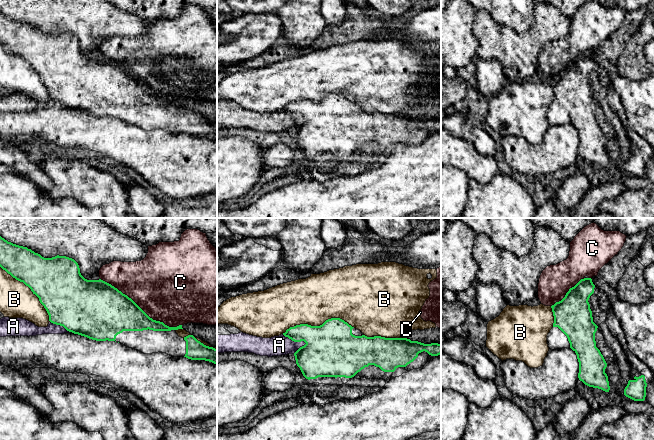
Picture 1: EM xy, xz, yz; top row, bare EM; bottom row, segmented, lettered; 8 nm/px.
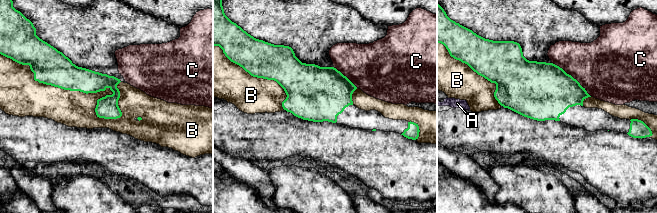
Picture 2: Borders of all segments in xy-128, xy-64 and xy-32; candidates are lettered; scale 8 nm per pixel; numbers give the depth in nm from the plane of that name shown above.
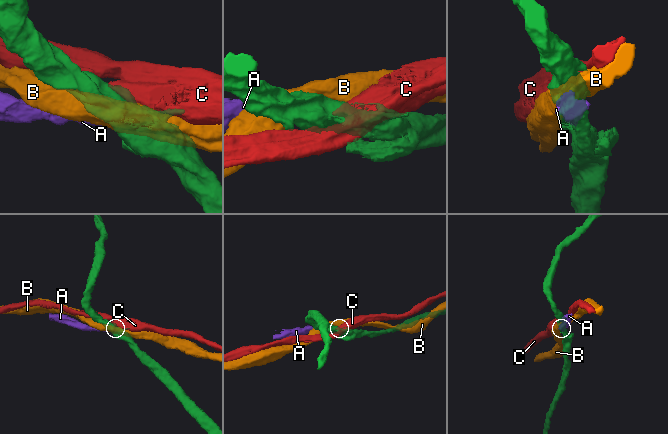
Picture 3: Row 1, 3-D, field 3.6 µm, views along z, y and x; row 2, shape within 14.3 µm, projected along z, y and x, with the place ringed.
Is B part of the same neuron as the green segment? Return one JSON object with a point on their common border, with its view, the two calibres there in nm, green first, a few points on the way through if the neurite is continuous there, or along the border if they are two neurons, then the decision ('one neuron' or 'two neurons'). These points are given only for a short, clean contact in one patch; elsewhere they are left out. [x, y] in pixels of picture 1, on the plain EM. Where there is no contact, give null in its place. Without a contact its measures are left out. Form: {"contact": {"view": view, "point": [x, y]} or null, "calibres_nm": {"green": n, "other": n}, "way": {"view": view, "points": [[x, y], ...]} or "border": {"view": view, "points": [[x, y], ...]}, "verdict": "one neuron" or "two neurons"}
{"contact": {"view": "xz", "point": [318, 102]}, "calibres_nm": {"green": 440, "other": 380}, "verdict": "two neurons"}

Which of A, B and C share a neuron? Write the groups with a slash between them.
A / B / C

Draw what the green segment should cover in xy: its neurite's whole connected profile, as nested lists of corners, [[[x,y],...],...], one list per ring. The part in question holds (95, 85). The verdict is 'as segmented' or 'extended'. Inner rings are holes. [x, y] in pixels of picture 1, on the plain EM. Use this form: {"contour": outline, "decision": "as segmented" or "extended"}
{"contour": [[[0,12],[0,43],[5,46],[8,50],[10,50],[13,54],[16,56],[23,58],[26,62],[28,62],[33,70],[35,70],[38,74],[40,79],[44,82],[46,85],[48,91],[49,91],[49,97],[53,100],[63,102],[67,107],[72,108],[74,110],[78,110],[84,113],[87,113],[92,116],[96,117],[115,117],[118,119],[121,119],[129,124],[138,126],[144,130],[152,130],[152,129],[166,129],[172,133],[186,133],[191,136],[205,136],[212,138],[214,140],[217,140],[217,125],[213,123],[209,123],[198,117],[193,111],[188,111],[184,114],[179,113],[176,107],[178,105],[183,105],[182,101],[179,101],[177,103],[169,103],[165,101],[163,98],[153,96],[150,94],[131,74],[129,74],[127,71],[123,70],[121,67],[119,67],[117,64],[112,62],[111,60],[99,55],[99,56],[87,56],[85,55],[81,49],[78,39],[69,33],[66,32],[55,32],[52,34],[44,34],[40,30],[35,29],[31,25],[28,25],[27,23],[19,22],[16,20],[13,20],[11,18],[8,18],[4,14]]], "decision": "extended"}

